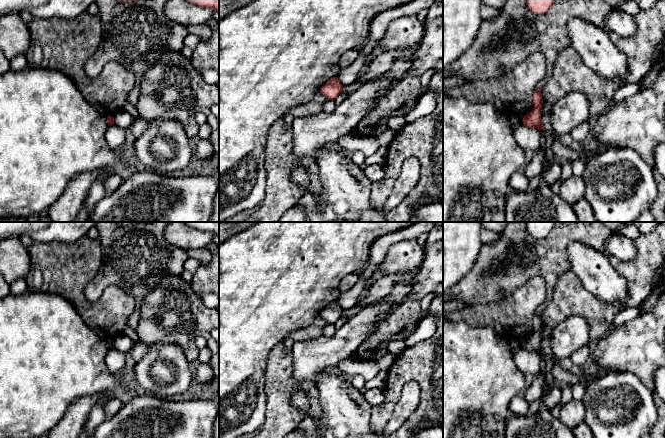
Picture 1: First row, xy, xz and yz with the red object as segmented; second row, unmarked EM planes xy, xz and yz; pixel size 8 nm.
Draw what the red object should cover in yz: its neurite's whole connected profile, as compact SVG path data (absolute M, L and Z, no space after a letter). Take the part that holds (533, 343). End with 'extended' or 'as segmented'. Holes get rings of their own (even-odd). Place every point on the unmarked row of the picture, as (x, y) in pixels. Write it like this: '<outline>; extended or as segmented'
M535 314L533 318L533 334L524 340L523 348L527 351L537 352L539 355L544 354L543 347L541 345L540 333L543 328L541 314Z; as segmented

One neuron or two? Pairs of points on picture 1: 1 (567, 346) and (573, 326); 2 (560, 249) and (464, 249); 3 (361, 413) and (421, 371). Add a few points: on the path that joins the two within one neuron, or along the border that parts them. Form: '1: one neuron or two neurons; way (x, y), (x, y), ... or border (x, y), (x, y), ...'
1: one neuron; way (567, 341), (567, 338), (573, 331)
2: two neurons; border (483, 244), (477, 260), (470, 271)
3: two neurons; border (372, 407), (369, 427)

